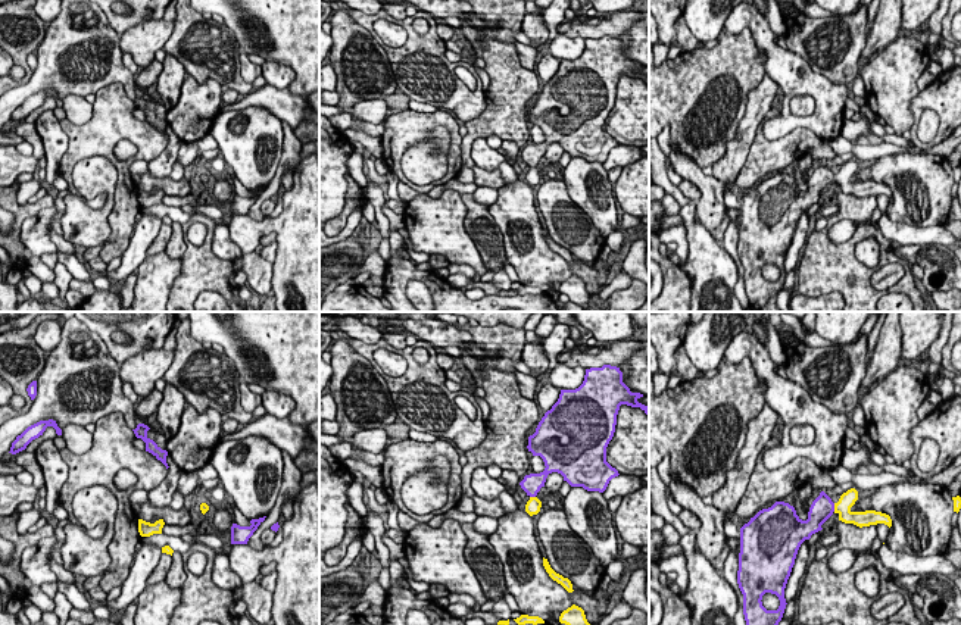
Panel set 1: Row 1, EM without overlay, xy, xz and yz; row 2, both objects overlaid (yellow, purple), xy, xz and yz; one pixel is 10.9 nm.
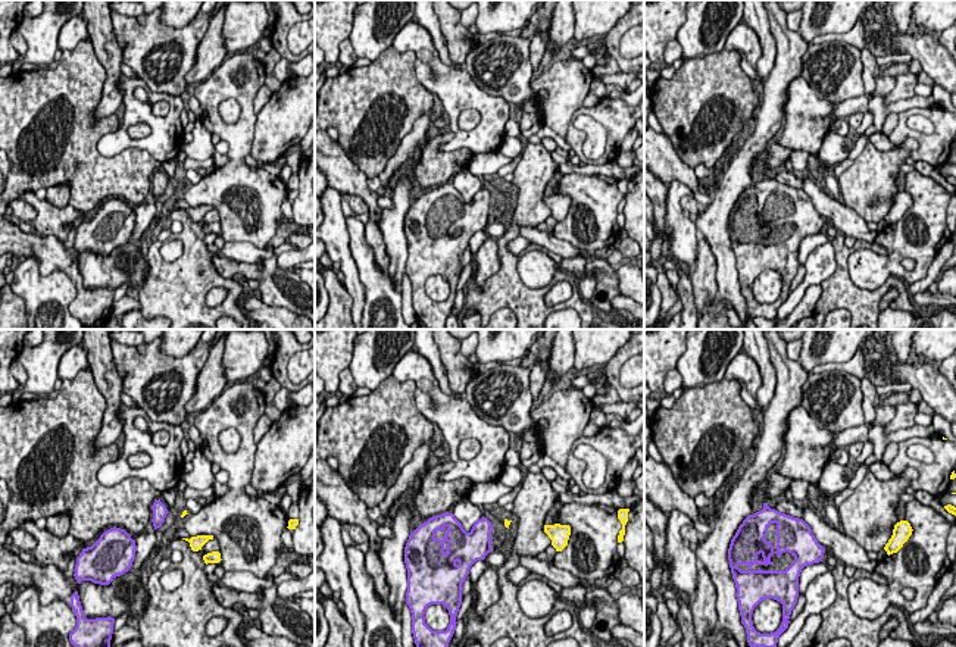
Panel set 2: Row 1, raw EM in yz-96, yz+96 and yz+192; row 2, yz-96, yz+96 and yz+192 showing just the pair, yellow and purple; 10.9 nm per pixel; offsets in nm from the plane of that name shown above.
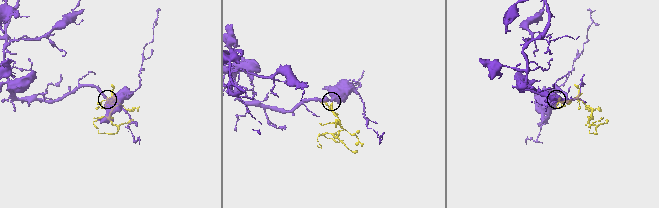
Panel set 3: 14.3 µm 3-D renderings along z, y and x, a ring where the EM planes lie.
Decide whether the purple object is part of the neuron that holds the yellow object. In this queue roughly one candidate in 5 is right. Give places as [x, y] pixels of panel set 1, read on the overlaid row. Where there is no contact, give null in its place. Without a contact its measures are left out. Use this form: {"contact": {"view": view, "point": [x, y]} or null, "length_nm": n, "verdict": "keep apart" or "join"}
{"contact": {"view": "yz", "point": [835, 508]}, "length_nm": 100, "verdict": "join"}

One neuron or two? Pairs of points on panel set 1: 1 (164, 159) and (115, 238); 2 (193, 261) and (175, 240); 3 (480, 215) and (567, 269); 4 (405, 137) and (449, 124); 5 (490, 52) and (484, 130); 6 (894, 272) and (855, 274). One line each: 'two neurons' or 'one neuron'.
1: two neurons
2: two neurons
3: two neurons
4: one neuron
5: one neuron
6: two neurons

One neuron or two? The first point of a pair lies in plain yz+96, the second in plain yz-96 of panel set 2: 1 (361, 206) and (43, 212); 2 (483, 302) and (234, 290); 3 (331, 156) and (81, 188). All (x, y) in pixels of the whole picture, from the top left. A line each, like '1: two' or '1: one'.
1: two
2: one
3: two

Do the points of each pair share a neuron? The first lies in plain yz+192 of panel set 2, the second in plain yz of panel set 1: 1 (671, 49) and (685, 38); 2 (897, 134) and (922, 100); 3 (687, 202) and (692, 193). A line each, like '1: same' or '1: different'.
1: same
2: same
3: same

